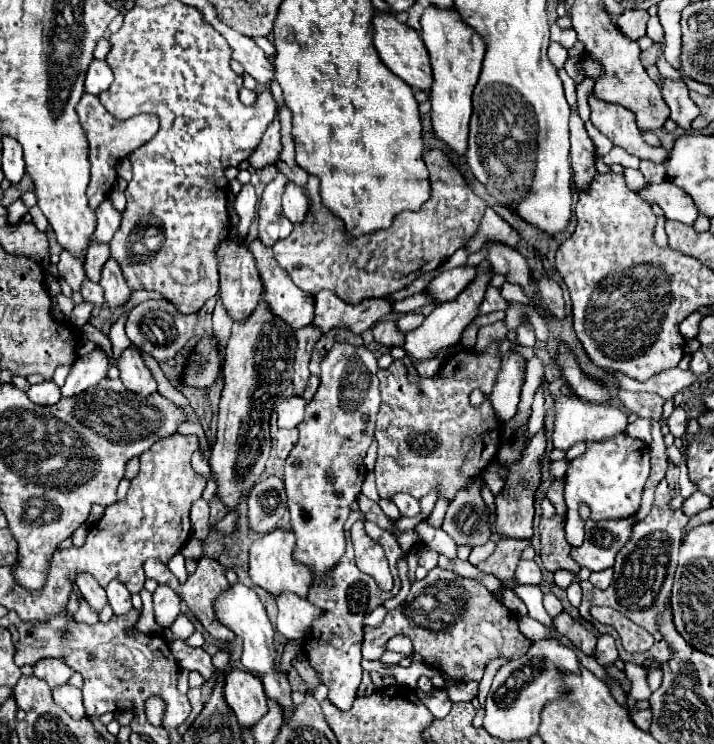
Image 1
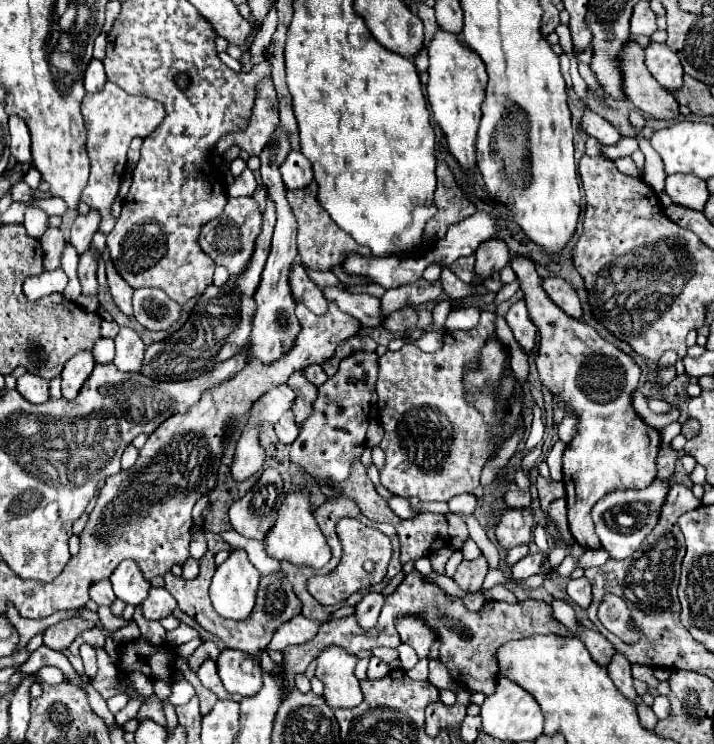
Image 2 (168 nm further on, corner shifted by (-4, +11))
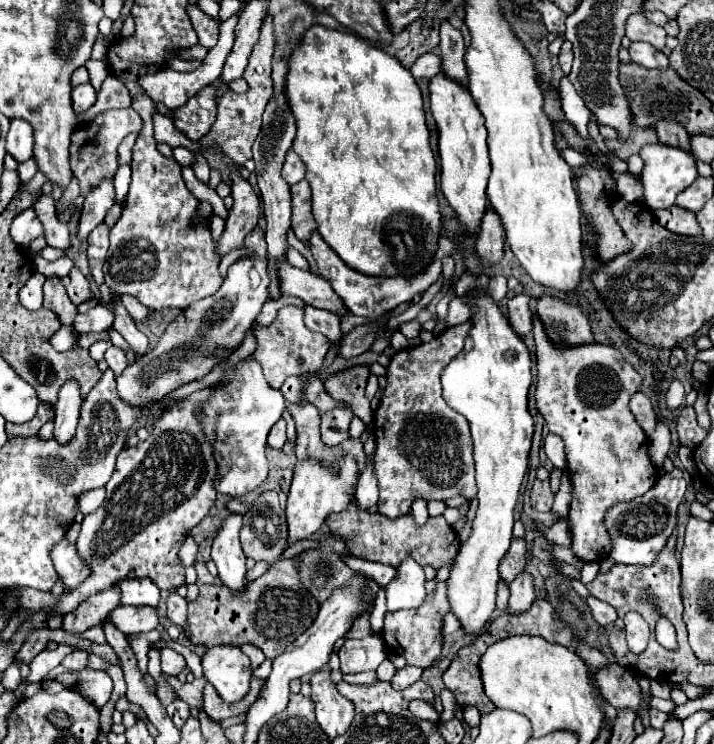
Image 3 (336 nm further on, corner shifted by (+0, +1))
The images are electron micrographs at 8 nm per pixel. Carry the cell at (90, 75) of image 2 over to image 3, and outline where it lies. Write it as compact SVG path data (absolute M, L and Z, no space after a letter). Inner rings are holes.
M82 83L76 85L72 91L72 105L76 113L82 113L86 109L90 109L96 103L96 89L92 87L92 83Z

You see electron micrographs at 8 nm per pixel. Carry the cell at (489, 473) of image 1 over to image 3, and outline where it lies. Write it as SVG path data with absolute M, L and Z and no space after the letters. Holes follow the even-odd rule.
M569 519L556 522L552 527L545 527L541 523L537 522L536 527L538 531L543 534L552 543L562 545L563 547L570 548L572 545Z

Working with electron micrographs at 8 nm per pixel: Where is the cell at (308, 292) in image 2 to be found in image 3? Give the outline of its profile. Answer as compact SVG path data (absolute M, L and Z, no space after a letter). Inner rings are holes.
M306 305L304 307L304 323L310 331L326 335L332 343L336 343L340 339L340 317L338 315L332 315L324 309Z

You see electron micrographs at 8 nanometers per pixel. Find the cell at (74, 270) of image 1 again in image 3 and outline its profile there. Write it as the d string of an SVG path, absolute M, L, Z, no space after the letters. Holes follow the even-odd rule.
M102 183L88 199L84 199L84 207L80 213L80 223L78 223L78 237L84 241L88 235L94 231L96 225L100 225L108 213L108 209L114 205L114 185L112 183Z

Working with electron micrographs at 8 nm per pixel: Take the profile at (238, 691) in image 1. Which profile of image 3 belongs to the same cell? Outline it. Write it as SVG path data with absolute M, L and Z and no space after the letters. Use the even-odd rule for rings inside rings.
M222 645L208 649L202 657L202 669L226 703L236 703L248 695L252 669L240 647Z

